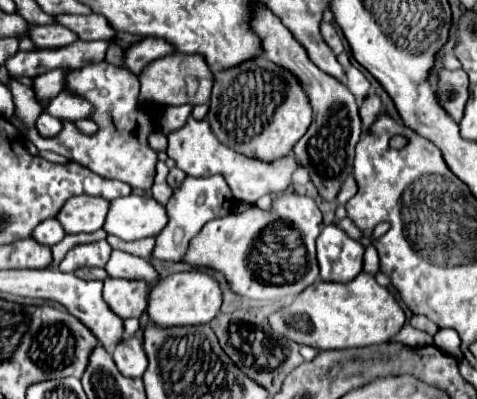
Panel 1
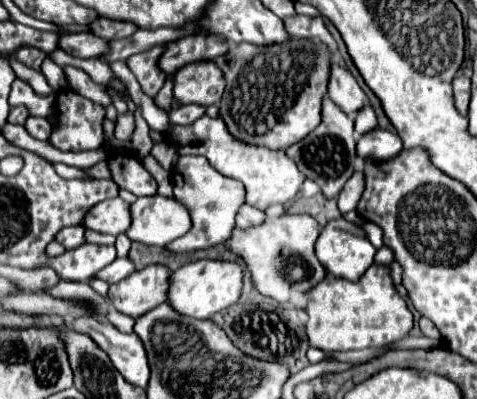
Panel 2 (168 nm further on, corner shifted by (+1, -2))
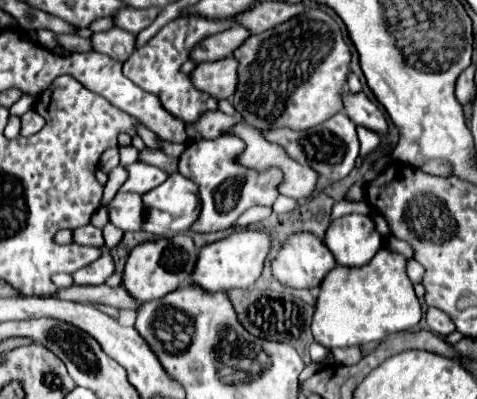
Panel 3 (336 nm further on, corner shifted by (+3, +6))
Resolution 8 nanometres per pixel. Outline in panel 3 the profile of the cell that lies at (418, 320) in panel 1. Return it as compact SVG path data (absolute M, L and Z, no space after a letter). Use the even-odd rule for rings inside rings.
M429 308L429 310L427 310L425 322L427 322L427 326L429 326L435 334L441 334L441 336L445 336L445 334L449 334L449 332L455 330L455 326L453 326L453 322L449 320L449 316L447 316L445 312L437 310L437 308Z

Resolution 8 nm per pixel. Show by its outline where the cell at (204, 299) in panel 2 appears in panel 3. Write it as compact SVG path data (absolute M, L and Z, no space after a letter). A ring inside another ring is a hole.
M261 230L235 232L225 240L201 248L195 272L191 274L191 282L199 284L205 292L229 292L235 288L251 288L263 270L263 260L267 252L269 252L269 236L263 234Z

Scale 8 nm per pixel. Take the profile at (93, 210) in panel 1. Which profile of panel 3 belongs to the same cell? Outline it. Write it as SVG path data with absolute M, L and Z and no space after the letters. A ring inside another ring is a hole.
M119 192L105 208L109 210L111 224L125 232L137 232L143 224L143 202L139 194Z

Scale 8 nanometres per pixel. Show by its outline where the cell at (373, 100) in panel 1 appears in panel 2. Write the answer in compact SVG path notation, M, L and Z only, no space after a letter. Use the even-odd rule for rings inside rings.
M373 130L363 134L357 142L357 154L362 158L375 160L375 162L383 162L393 158L401 151L403 146L402 140L397 133L389 132L387 130Z

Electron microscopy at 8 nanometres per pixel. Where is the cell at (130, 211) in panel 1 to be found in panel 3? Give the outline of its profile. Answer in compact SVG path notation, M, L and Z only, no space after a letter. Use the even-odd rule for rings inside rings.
M171 174L161 186L153 188L151 192L143 194L143 204L145 204L145 220L143 220L143 230L155 236L167 236L167 234L179 234L187 232L189 226L197 220L199 216L199 194L197 186L181 176L181 174Z

